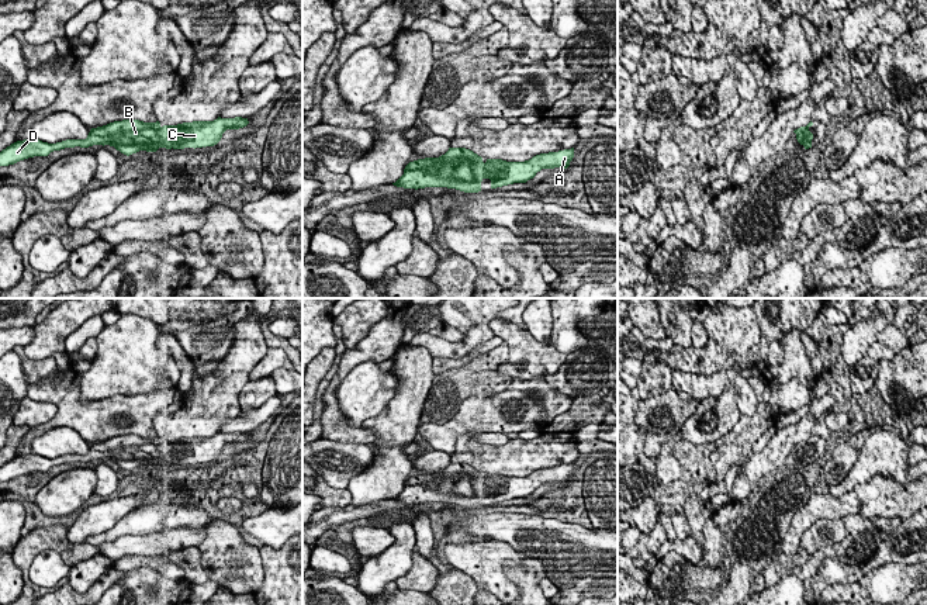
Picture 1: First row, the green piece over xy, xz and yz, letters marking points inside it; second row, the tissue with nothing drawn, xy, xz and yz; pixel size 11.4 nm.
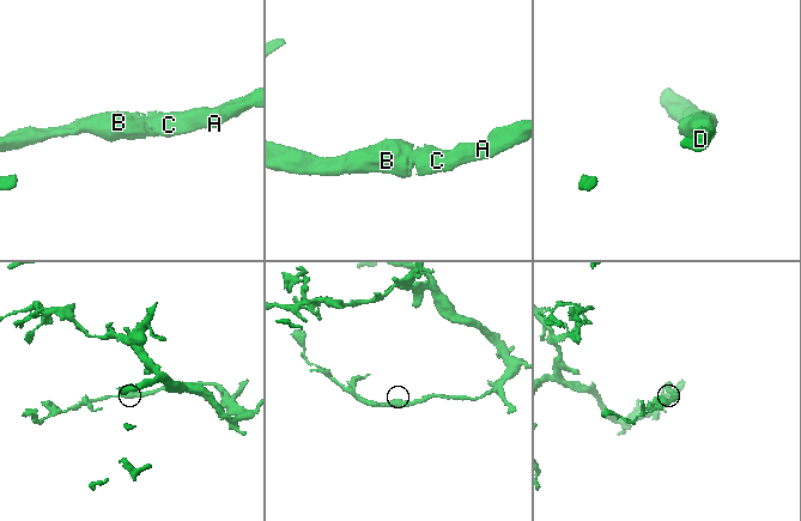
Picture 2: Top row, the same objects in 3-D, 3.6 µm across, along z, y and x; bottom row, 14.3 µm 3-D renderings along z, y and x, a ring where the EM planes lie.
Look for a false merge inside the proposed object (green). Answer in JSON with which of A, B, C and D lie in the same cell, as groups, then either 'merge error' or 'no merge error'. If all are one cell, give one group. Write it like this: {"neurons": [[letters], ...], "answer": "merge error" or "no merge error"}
{"neurons": [["A", "B", "C", "D"]], "answer": "no merge error"}

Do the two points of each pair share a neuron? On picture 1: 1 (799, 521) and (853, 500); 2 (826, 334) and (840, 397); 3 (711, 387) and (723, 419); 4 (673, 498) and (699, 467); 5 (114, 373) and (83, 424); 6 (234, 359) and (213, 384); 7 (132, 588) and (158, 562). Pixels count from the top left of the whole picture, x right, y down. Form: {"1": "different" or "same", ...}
{"1": "same", "2": "same", "3": "different", "4": "same", "5": "different", "6": "same", "7": "different"}

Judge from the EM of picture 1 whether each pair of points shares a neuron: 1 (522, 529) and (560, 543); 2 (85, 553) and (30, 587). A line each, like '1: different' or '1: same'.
1: same
2: same

